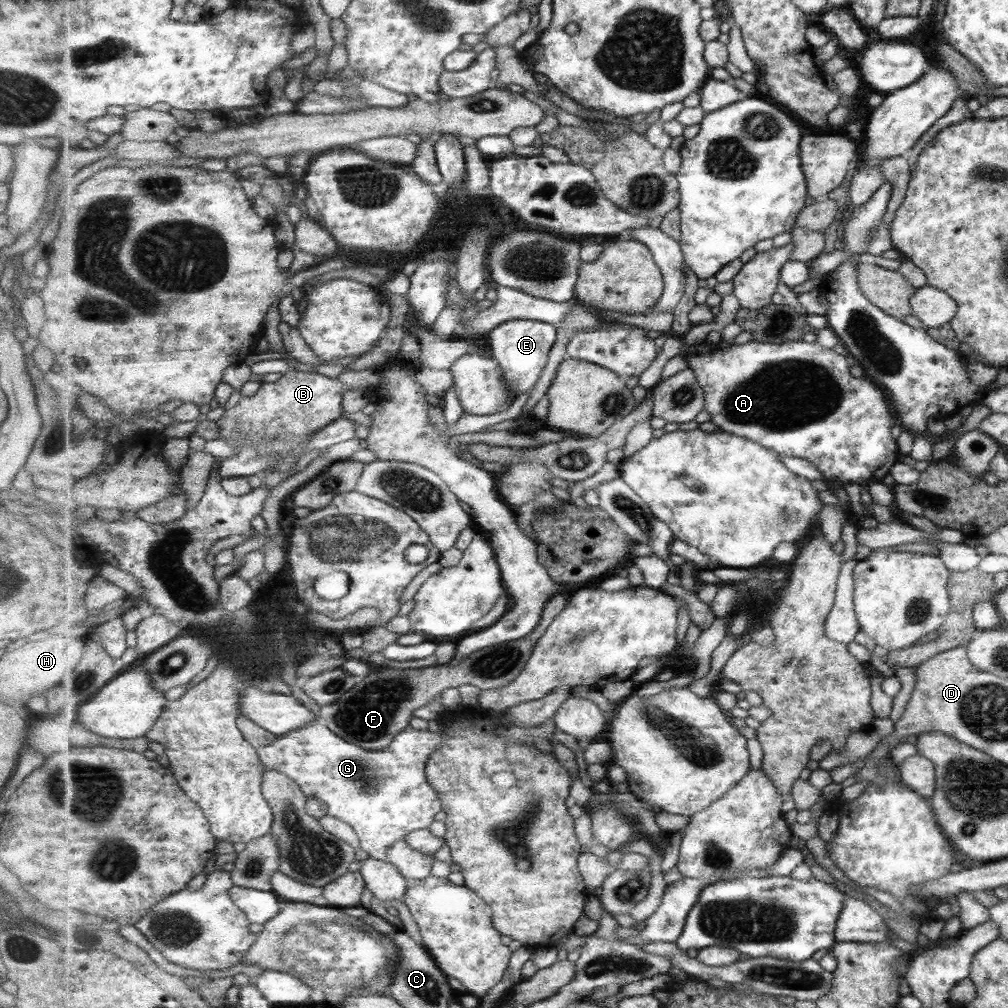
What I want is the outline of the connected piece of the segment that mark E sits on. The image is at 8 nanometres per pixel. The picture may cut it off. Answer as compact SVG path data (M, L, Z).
M510 320L500 324L487 336L487 348L502 366L512 397L530 392L539 380L550 359L550 352L557 343L557 326L538 320Z

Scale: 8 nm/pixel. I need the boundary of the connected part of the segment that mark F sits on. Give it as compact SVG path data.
M593 575L586 581L561 583L559 594L545 605L538 627L525 638L477 650L469 658L461 660L457 666L434 664L430 667L406 670L386 667L379 672L370 673L367 677L358 679L356 686L336 704L321 707L319 718L343 740L353 742L365 750L383 750L394 742L399 733L410 726L415 710L439 700L445 690L473 684L483 692L513 685L525 671L539 639L546 633L553 619L569 604L573 593L583 587L595 587L601 580L601 575Z

